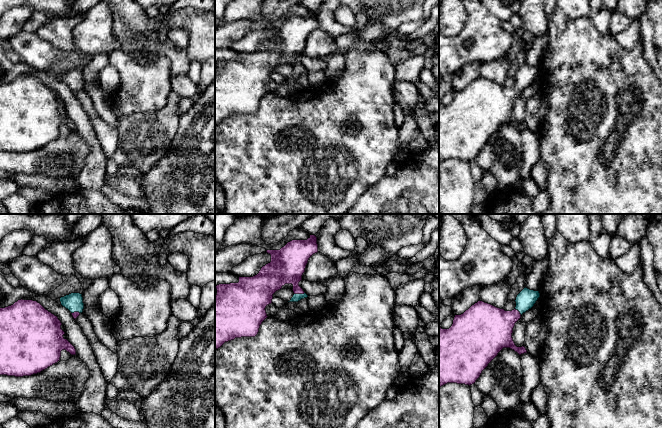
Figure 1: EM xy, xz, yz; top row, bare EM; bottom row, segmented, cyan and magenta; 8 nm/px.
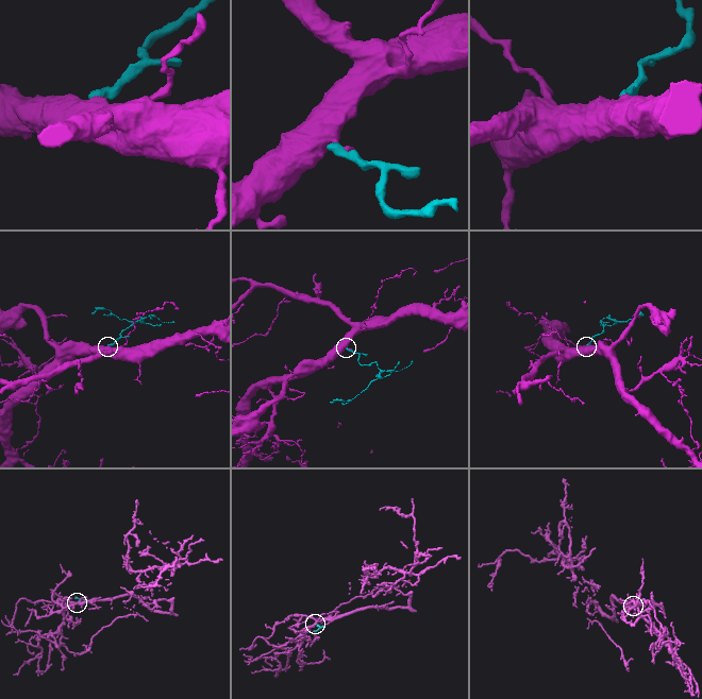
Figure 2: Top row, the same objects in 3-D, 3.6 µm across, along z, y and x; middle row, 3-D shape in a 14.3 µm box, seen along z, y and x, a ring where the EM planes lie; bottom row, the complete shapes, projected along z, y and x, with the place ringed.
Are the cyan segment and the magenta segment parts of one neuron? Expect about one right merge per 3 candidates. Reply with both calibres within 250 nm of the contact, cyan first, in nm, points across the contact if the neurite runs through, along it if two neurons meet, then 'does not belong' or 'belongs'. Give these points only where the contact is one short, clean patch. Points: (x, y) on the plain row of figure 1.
calibres 60 and 280 nm; way xz (296, 73), (299, 70), (294, 53), (287, 42); belongs

